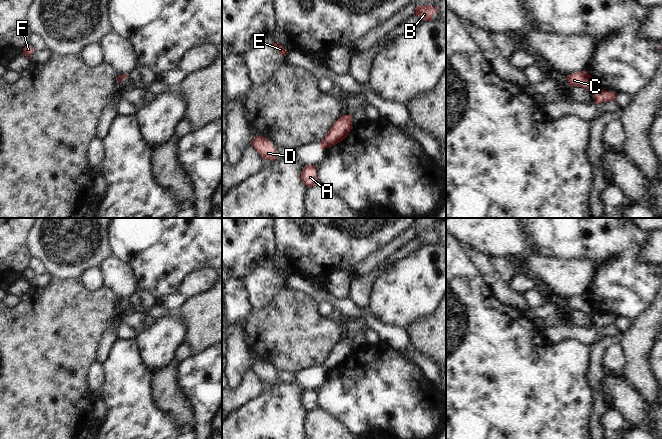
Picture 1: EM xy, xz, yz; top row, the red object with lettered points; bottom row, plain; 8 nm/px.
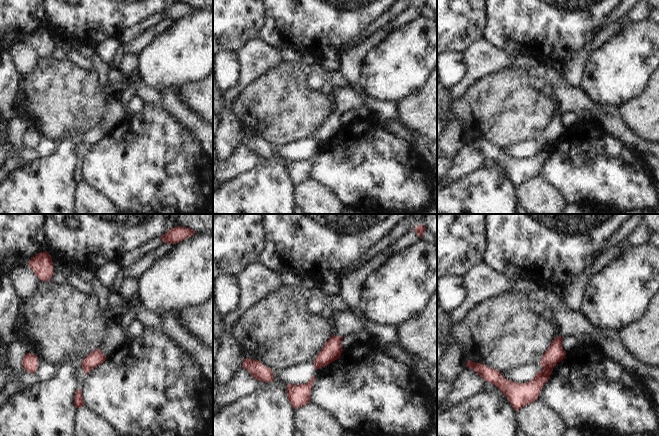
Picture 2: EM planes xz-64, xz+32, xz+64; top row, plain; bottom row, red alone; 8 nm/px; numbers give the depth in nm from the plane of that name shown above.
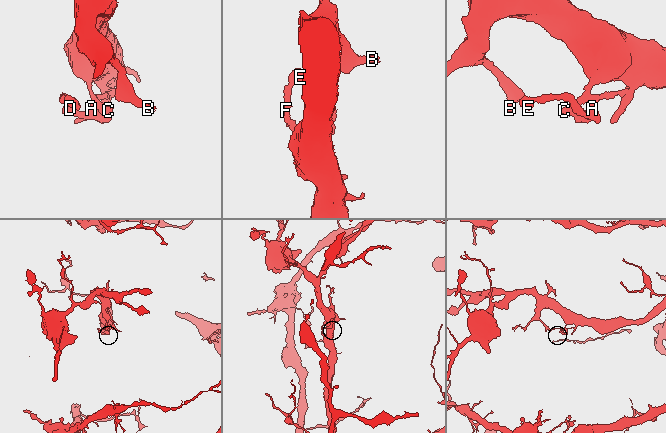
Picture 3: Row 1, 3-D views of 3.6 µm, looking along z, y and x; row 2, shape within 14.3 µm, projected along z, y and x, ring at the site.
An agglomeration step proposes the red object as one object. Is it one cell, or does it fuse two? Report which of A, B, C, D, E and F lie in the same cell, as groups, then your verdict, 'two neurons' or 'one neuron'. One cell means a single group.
groups A B C D E F; one neuron

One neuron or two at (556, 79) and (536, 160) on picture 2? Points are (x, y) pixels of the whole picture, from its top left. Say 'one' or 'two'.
one

